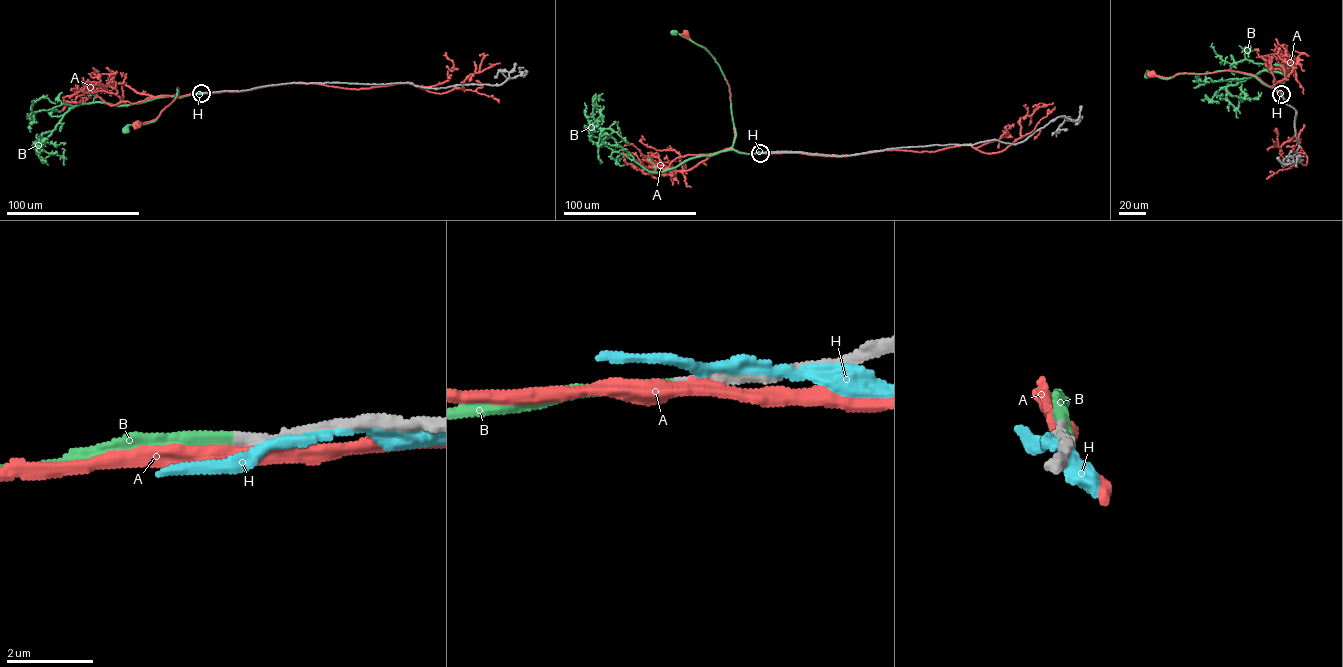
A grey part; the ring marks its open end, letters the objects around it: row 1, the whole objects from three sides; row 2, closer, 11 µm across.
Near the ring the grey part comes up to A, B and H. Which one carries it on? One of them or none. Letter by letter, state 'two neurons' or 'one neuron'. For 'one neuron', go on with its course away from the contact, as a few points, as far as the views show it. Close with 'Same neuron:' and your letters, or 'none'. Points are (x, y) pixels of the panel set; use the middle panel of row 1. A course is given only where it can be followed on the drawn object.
A: two neurons
B: one neuron; course (761, 153), (739, 153), (730, 148), (736, 132), (729, 88), (719, 66), (705, 48), (674, 32)
H: two neurons
Same neuron: B

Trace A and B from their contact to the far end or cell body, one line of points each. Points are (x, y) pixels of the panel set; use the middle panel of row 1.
A: (761, 153), (743, 153), (731, 147), (734, 130), (729, 85), (709, 52), (684, 34)
B: (761, 153), (739, 153), (730, 148), (736, 132), (729, 88), (719, 66), (705, 48), (674, 32)

